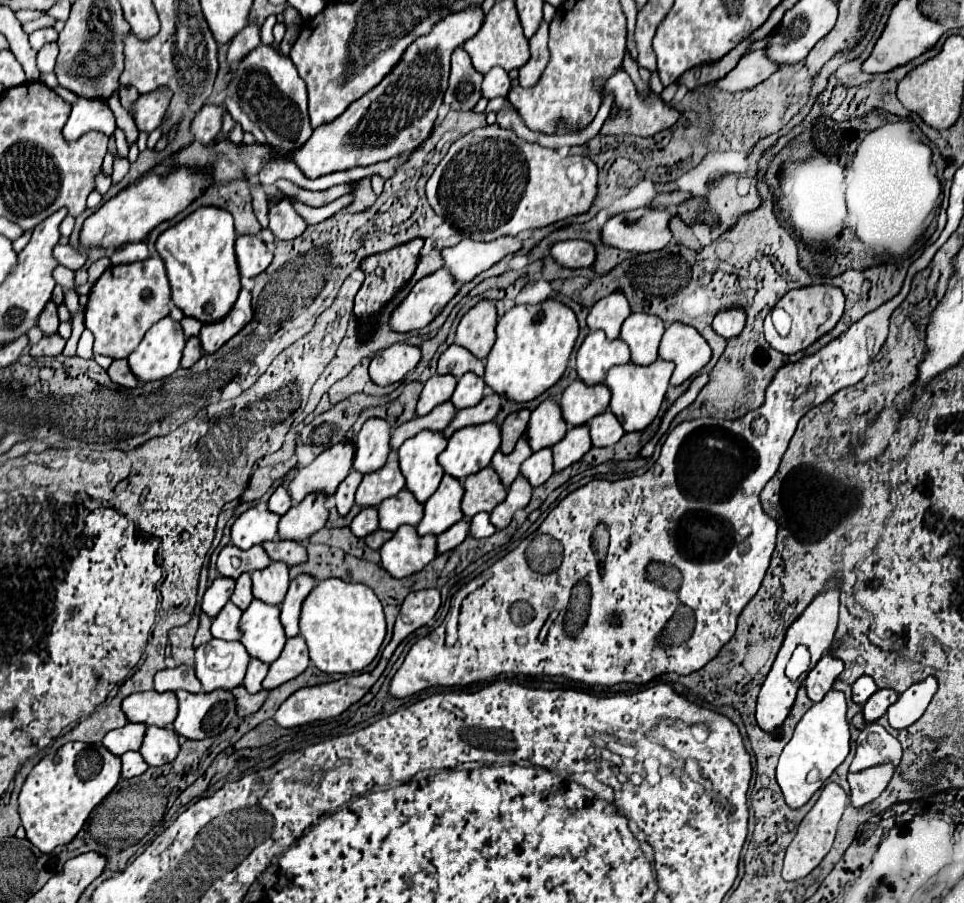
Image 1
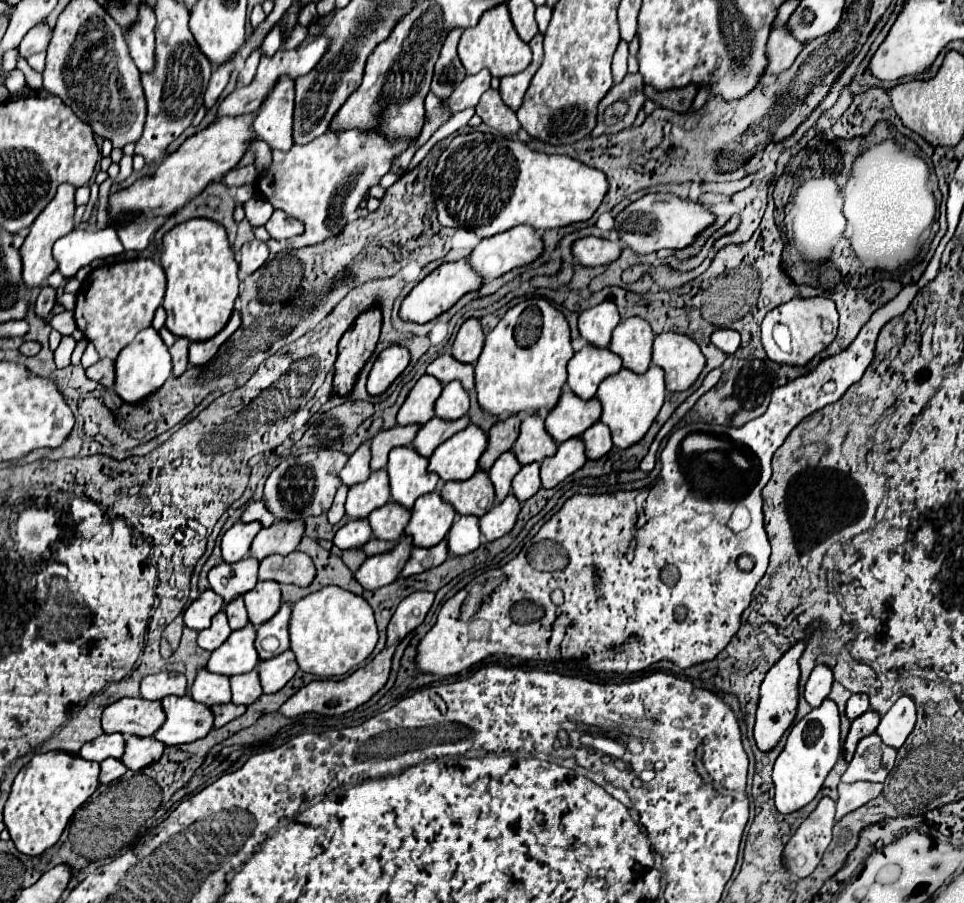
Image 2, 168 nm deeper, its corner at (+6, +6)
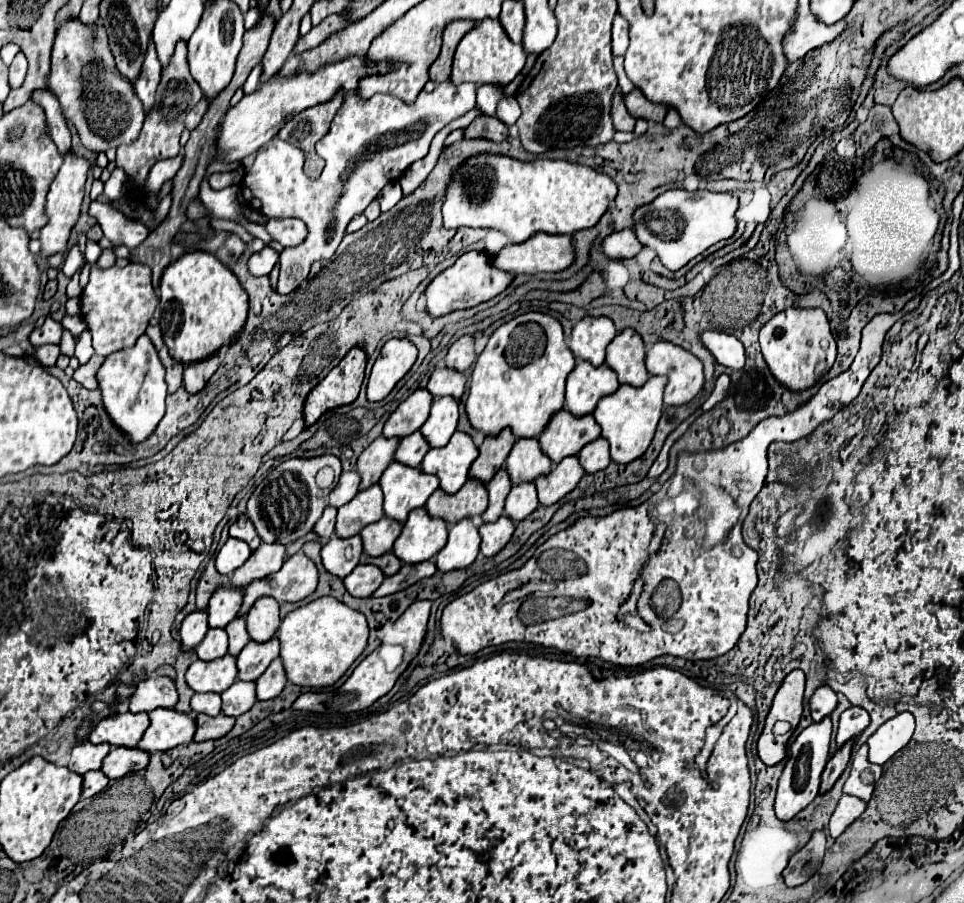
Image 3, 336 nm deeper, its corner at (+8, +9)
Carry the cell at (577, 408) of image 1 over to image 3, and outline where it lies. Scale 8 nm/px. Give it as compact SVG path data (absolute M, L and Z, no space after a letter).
M563 409L561 413L553 415L551 423L541 433L539 445L553 463L561 463L561 459L577 455L579 449L599 437L601 429L595 423L593 415L577 419Z

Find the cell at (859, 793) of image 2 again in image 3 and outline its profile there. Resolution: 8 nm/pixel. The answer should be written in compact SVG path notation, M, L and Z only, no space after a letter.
M843 795L835 813L831 815L831 821L829 821L829 835L833 839L837 839L853 821L857 821L865 811L865 803L857 797L851 797L851 795Z

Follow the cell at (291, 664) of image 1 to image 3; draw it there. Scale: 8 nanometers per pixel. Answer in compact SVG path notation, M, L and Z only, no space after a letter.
M275 659L263 673L263 677L259 677L255 681L257 685L257 701L269 701L275 699L283 687L285 687L287 679L285 679L285 671L283 671L283 663L281 659Z

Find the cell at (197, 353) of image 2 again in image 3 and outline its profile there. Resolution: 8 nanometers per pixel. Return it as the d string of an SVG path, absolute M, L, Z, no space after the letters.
M213 355L197 365L187 365L183 373L183 387L187 389L187 393L199 393L203 385L207 385L207 381L211 379L211 375L217 371L217 367L219 367L219 355Z

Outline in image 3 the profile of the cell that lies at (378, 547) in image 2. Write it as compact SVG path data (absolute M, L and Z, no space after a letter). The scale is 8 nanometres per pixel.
M387 553L387 555L379 557L379 559L371 559L371 561L367 561L367 563L371 563L371 565L375 563L375 567L379 567L381 573L385 573L385 577L395 575L395 573L401 569L401 561L397 561L393 553Z

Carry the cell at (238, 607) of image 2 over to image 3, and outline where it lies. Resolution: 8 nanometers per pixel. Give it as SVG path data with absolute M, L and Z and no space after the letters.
M235 617L229 625L227 625L227 635L229 635L229 653L233 657L237 657L241 653L241 649L249 643L249 635L245 629L245 619L243 617Z

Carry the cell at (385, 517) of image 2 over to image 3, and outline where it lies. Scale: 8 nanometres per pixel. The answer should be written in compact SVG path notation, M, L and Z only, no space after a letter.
M389 517L379 519L377 523L367 525L361 531L363 539L363 553L367 557L381 557L385 553L391 553L391 545L401 533L401 523L391 521Z

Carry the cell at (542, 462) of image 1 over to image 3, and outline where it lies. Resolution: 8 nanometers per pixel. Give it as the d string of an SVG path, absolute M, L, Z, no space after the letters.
M521 483L511 489L505 501L505 517L509 517L513 523L521 523L525 517L529 517L539 507L537 491L533 483Z

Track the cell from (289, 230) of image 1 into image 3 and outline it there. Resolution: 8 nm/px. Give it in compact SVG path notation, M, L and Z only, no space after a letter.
M269 219L265 225L267 233L283 247L301 245L307 237L307 227L299 219Z

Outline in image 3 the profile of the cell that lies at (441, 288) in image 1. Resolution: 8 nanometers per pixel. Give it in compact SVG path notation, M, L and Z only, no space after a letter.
M469 251L465 255L461 255L455 265L451 265L449 269L445 269L443 273L439 273L427 287L425 297L427 297L427 311L433 317L441 317L447 315L451 311L457 309L469 309L475 307L483 301L493 299L495 295L503 293L511 281L515 279L515 273L507 273L507 271L499 271L491 265L491 255L483 253L483 251Z

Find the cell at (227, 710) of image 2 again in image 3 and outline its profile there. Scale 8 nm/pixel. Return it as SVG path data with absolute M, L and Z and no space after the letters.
M197 715L195 723L197 723L197 731L195 731L193 741L199 743L199 741L215 741L215 739L221 739L223 735L227 735L233 729L235 719L225 717L225 715L217 715L217 717Z

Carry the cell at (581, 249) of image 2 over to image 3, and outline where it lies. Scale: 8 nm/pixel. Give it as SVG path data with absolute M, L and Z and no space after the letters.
M621 229L605 237L601 249L609 259L631 259L631 257L637 257L643 245L639 243L633 229Z

